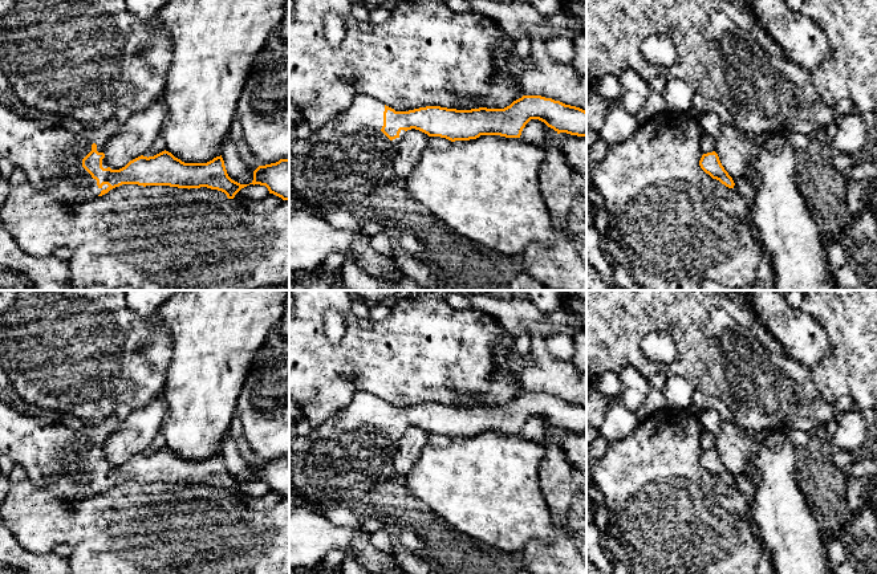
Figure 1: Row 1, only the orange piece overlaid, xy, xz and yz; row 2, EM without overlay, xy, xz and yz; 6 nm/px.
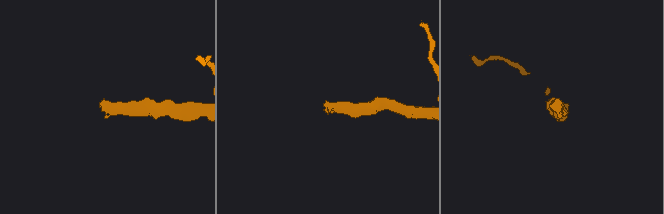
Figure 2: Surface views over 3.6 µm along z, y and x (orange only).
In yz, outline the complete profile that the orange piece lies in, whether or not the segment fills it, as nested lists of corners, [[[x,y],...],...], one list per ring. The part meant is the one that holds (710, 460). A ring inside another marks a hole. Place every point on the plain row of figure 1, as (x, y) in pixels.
[[[715,448],[703,451],[699,457],[699,463],[712,476],[719,477],[722,481],[724,481],[728,485],[734,485],[735,480],[722,463],[719,453]]]

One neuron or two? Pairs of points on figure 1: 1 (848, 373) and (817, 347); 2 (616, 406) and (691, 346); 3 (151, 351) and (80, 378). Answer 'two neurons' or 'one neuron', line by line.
1: two neurons
2: two neurons
3: one neuron

